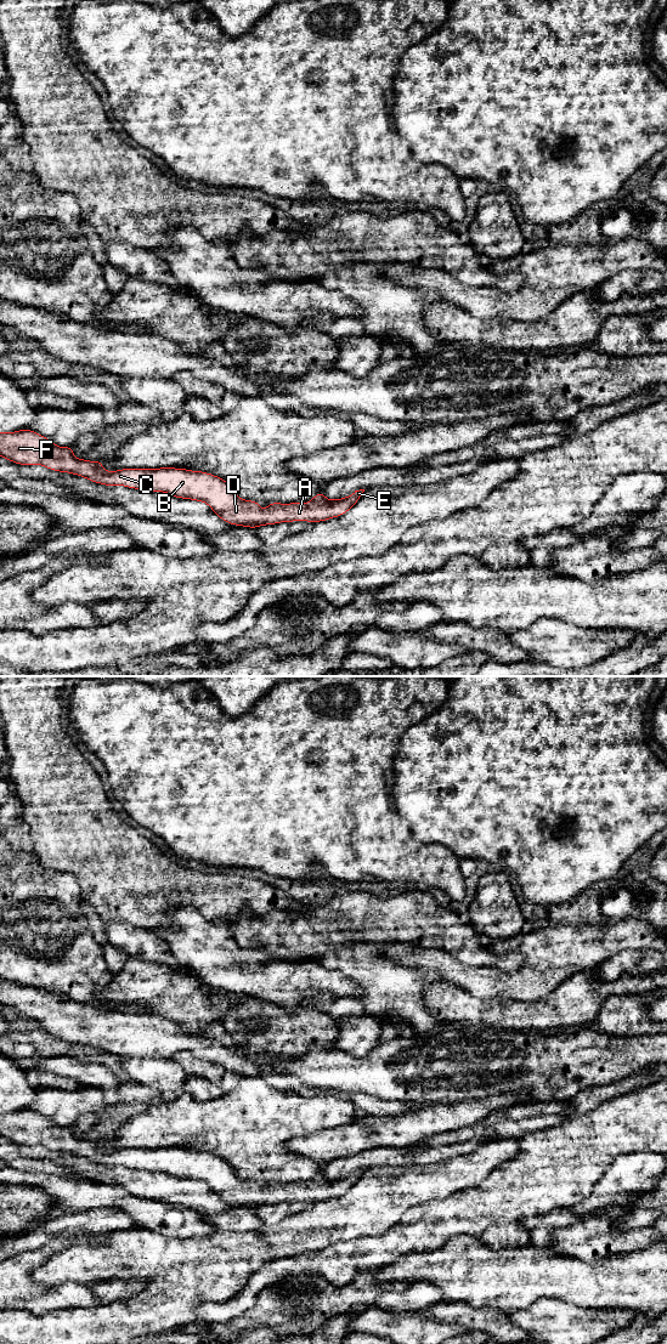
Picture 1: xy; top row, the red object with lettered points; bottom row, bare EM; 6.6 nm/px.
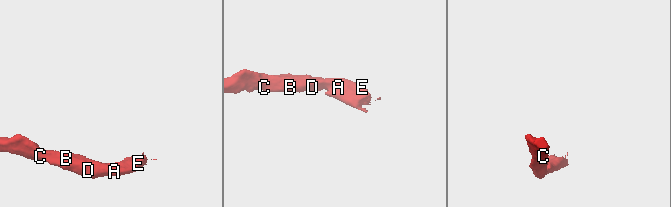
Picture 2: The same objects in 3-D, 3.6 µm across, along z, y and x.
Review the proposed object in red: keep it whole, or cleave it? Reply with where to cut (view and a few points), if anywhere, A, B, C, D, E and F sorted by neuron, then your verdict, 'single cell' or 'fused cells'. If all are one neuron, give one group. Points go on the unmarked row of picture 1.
no cut | A B C D E F | single cell

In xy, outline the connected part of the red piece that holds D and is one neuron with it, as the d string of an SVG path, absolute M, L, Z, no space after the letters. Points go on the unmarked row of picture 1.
M29 1108L15 1112L0 1112L0 1136L18 1145L43 1145L52 1151L78 1155L91 1162L104 1166L124 1166L134 1169L163 1172L180 1179L203 1181L208 1184L222 1201L233 1206L249 1207L253 1209L260 1206L282 1202L307 1201L316 1203L339 1197L346 1193L360 1180L364 1172L364 1169L355 1170L349 1176L334 1180L329 1180L320 1172L309 1183L270 1183L266 1189L261 1189L259 1181L238 1178L224 1158L213 1153L176 1147L120 1149L117 1151L106 1151L102 1147L103 1140L91 1141L75 1138L73 1127L58 1127L49 1118Z

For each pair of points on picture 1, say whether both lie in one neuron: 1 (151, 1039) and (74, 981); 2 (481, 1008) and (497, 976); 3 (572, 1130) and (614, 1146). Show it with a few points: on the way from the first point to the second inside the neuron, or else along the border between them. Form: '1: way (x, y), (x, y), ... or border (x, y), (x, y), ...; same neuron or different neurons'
1: border (66, 996), (78, 1001), (91, 1002), (102, 1008); different neurons
2: border (459, 987), (476, 997), (487, 999); different neurons
3: way (582, 1140), (604, 1140); same neuron

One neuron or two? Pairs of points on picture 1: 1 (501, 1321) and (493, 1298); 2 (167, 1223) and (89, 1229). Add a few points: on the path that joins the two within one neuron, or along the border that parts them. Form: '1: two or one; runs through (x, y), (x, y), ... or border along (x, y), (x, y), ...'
1: two; border along (468, 1304), (475, 1308), (501, 1309), (506, 1314)
2: two; border along (114, 1208), (123, 1209), (140, 1226)

